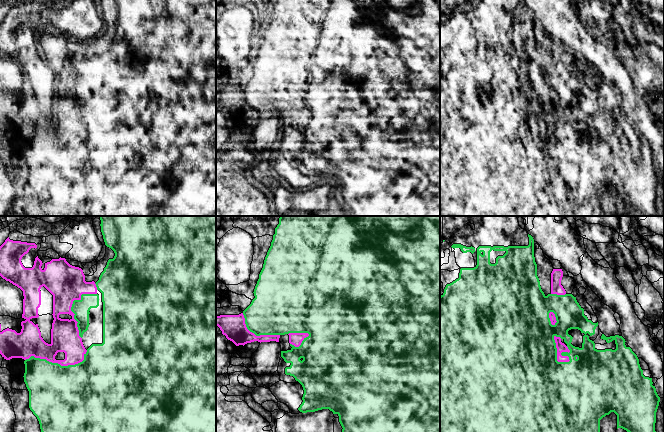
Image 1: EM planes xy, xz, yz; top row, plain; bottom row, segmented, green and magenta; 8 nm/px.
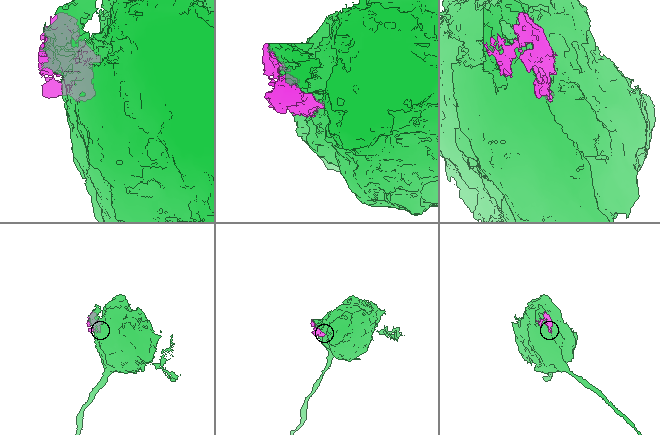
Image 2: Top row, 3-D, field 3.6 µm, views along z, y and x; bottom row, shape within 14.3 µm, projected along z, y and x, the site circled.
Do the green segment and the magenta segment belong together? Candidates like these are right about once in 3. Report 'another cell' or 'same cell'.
same cell

